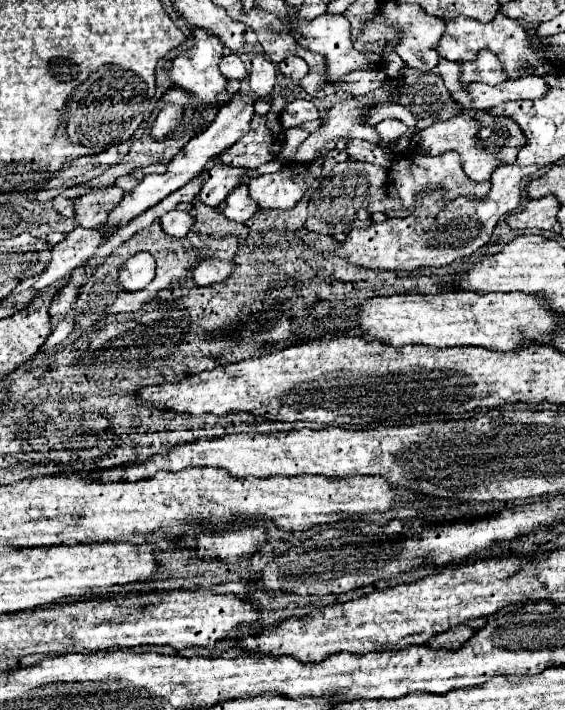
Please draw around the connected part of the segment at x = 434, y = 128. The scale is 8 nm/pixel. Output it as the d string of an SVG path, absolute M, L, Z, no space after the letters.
M464 110L444 122L434 122L432 126L416 132L410 140L410 150L424 156L440 156L448 150L454 150L462 158L462 168L466 176L474 182L488 182L494 168L502 164L514 164L516 154L526 144L526 138L520 126L506 116L494 116L486 110Z

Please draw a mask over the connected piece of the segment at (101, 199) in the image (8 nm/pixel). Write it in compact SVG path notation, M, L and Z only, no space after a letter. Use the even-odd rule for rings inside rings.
M116 186L106 188L88 188L80 198L74 202L74 220L82 228L96 228L98 224L106 222L106 214L118 206L122 200L124 190Z

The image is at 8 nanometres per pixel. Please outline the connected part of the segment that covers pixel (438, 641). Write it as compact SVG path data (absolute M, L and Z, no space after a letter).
M460 624L460 626L452 626L452 628L448 628L446 632L442 632L442 634L436 634L434 638L430 638L430 642L428 642L428 646L430 648L446 648L446 650L456 650L456 648L462 648L466 642L468 642L468 638L472 638L474 636L474 628L470 628L470 626L464 626L464 624Z

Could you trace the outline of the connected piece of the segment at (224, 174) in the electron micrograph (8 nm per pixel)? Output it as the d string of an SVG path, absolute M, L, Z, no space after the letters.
M218 156L212 158L212 166L202 172L202 178L204 178L202 190L200 190L202 202L208 206L220 206L230 194L230 190L238 186L240 180L250 172L252 172L250 168L226 166Z

